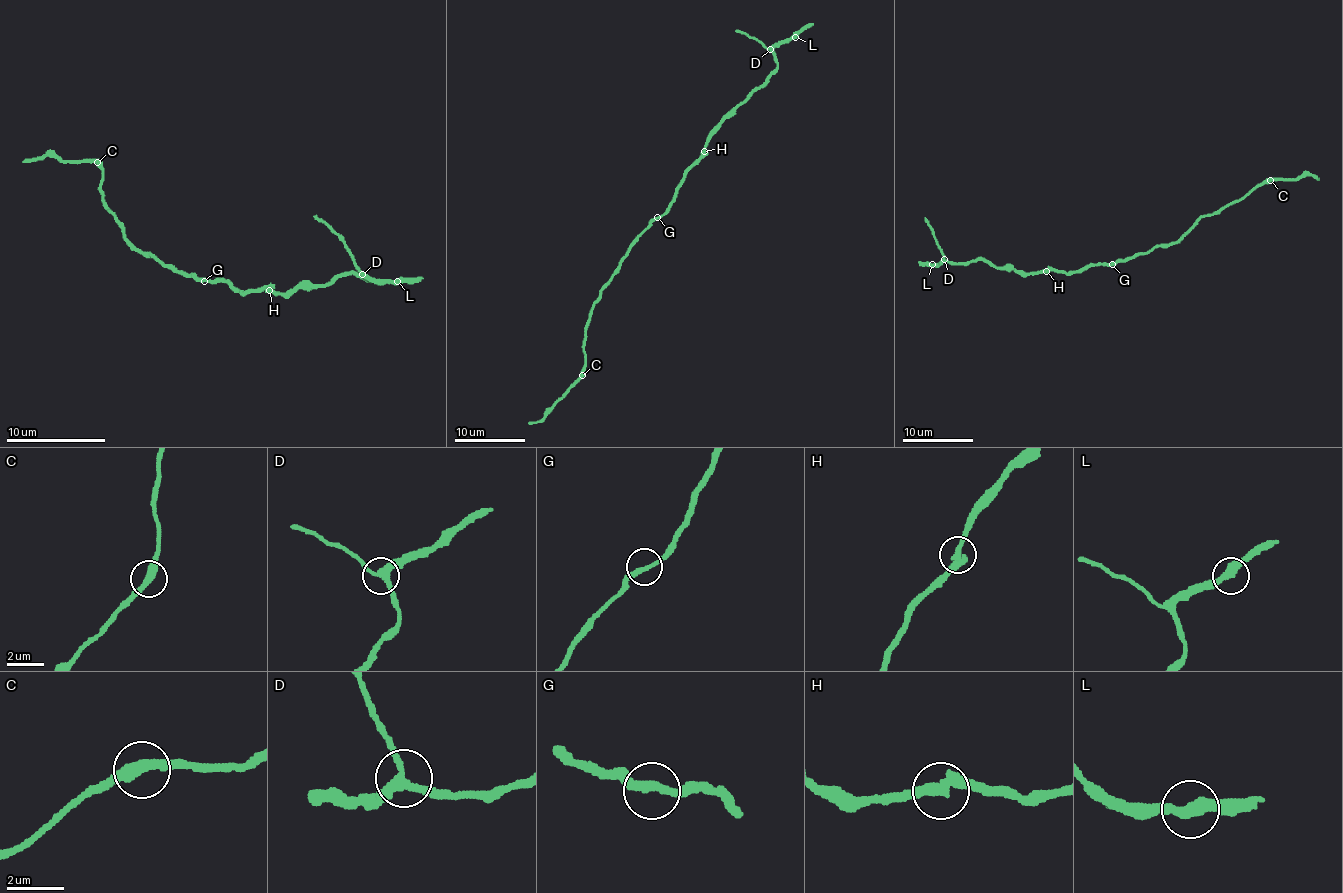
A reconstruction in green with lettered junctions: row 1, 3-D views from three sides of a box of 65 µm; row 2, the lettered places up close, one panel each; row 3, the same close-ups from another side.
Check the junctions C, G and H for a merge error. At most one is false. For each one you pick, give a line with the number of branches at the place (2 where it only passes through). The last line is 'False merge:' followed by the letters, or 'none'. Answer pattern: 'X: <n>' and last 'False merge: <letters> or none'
False merge: none

